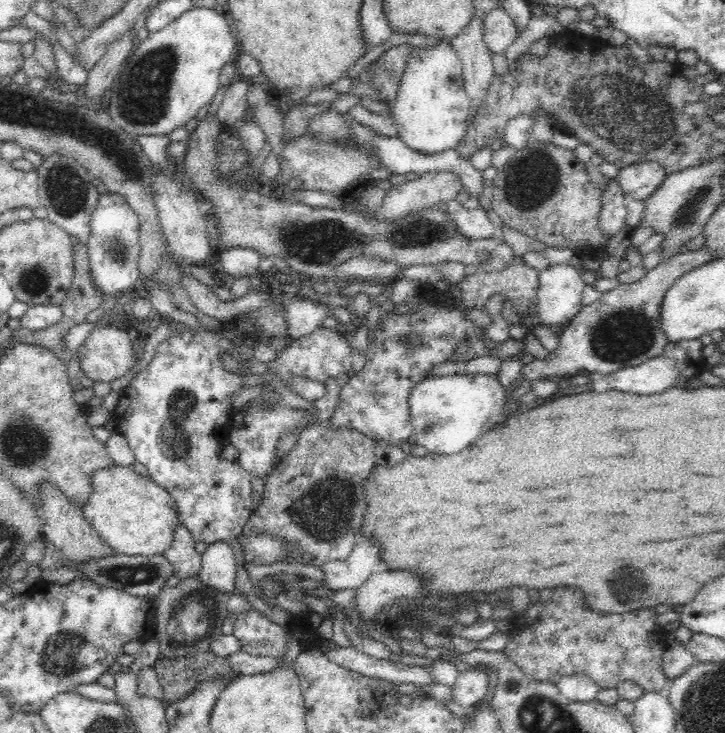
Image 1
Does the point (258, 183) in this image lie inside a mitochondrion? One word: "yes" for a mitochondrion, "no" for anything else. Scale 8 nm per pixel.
no

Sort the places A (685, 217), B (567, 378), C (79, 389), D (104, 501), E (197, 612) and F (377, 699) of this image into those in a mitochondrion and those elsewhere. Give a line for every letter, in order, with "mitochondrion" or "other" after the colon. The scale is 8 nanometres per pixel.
A: mitochondrion
B: other
C: other
D: other
E: mitochondrion
F: other

